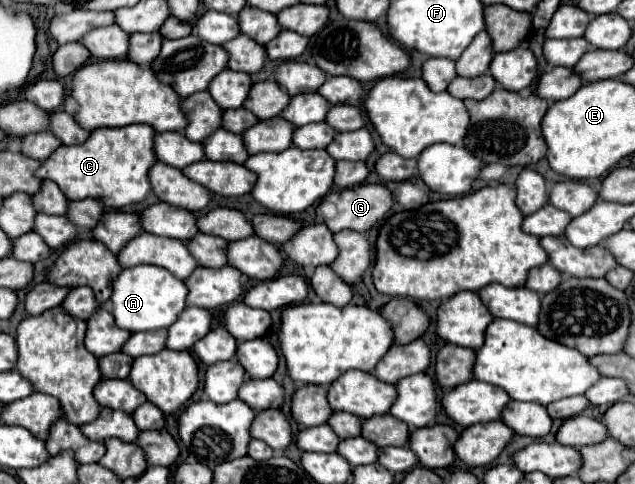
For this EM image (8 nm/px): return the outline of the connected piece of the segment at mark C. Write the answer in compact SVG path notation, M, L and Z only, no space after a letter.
M131 125L119 129L95 129L89 133L87 143L81 145L61 145L47 157L35 171L39 179L51 179L59 185L67 199L97 199L105 207L125 207L129 203L139 203L151 191L147 179L149 167L155 163L155 153L151 139L155 137L153 127Z

